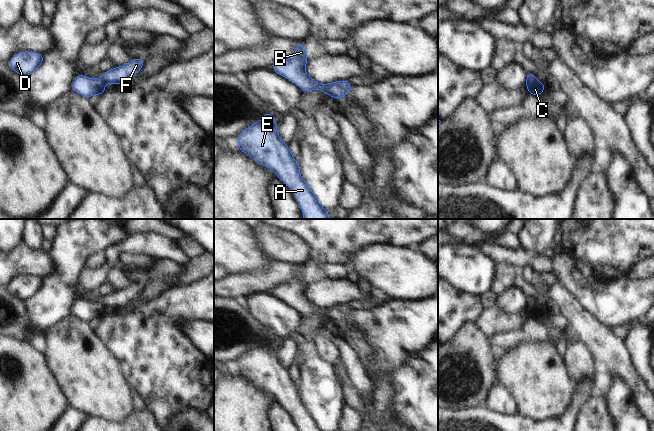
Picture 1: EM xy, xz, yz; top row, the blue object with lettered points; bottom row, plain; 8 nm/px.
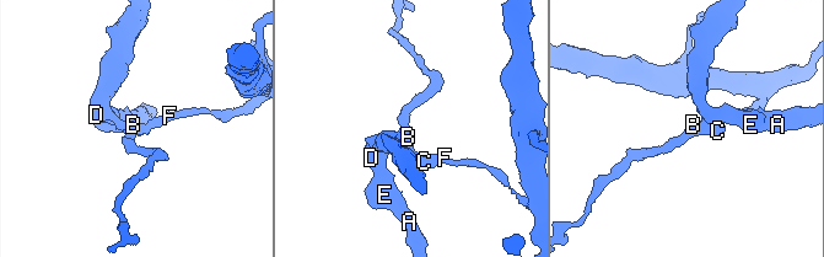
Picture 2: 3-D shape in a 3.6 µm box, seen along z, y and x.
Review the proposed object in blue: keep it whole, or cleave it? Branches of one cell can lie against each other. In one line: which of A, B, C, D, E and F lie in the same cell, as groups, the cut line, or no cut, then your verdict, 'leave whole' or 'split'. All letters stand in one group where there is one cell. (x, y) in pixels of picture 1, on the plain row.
A B C D E / F | xz (326, 308), (325, 317) | split

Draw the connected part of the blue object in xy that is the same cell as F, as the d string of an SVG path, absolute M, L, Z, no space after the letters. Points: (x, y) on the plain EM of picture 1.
M134 282L124 289L114 291L109 295L103 296L101 298L101 303L105 307L122 309L135 298L139 297L141 292L144 290L144 286L145 283Z

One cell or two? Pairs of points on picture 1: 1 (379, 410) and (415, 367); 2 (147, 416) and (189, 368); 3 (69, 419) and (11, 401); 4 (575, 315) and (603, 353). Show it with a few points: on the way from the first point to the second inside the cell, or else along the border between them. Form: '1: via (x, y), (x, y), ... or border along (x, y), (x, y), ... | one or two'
1: border along (378, 375), (389, 380), (398, 415) | two
2: border along (147, 407), (157, 420) | two
3: border along (70, 406), (59, 420) | two
4: via (583, 324), (603, 344) | one

